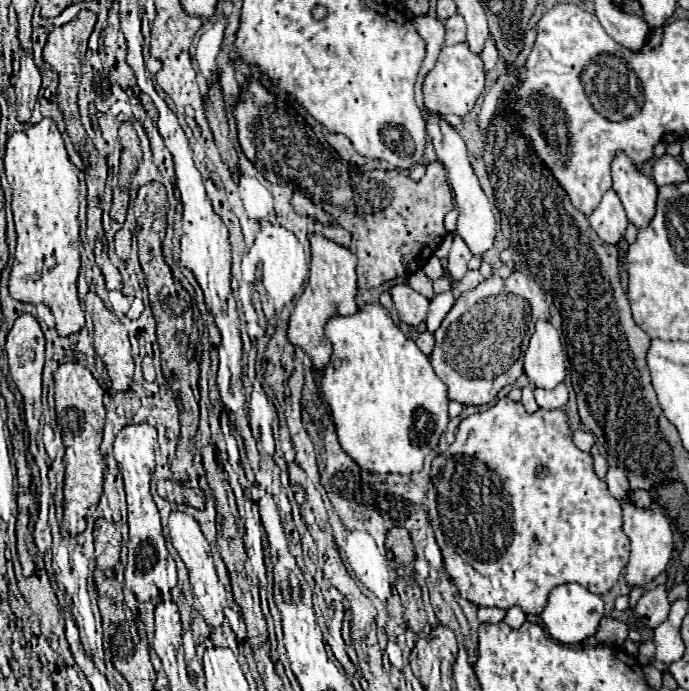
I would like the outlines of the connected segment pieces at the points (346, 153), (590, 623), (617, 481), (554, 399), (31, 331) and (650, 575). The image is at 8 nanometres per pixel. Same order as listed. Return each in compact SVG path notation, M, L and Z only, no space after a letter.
M328 134L326 140L328 140L328 144L330 144L346 162L352 162L352 164L358 164L358 166L366 162L366 160L354 150L352 142L350 142L344 134Z
M562 584L552 590L548 604L542 612L542 620L550 636L560 644L580 644L598 632L600 620L604 616L604 602L598 594L592 594L580 584Z
M610 468L608 476L606 476L606 482L608 482L608 490L614 498L626 498L630 494L628 478L620 468Z
M564 383L559 384L554 390L534 388L534 396L536 396L538 406L546 410L561 408L569 399L568 388Z
M22 314L6 340L6 352L8 352L8 366L10 366L10 376L16 384L16 388L20 390L22 398L24 398L24 418L26 418L26 426L28 430L38 430L38 422L40 422L40 390L42 390L42 366L44 366L44 334L40 330L40 324L36 322L34 316L30 314Z
M620 500L624 510L624 532L630 538L630 562L626 566L626 582L630 586L642 586L652 582L660 572L664 572L670 556L672 556L672 530L662 512L636 508L630 500Z

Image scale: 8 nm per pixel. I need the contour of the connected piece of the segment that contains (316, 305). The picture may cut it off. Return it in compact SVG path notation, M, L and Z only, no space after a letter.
M320 232L310 234L312 246L312 262L310 262L310 276L304 288L304 294L298 298L288 326L288 342L300 346L312 360L312 368L324 372L330 362L330 342L324 336L324 326L334 316L352 316L356 314L356 262L358 258L344 246L324 238Z

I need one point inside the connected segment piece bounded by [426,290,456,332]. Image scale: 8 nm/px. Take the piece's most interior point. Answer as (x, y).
(440, 305)

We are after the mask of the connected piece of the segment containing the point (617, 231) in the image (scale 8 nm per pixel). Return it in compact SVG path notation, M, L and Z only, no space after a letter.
M608 190L602 196L602 202L588 216L588 222L596 230L596 234L608 244L618 244L618 240L624 238L628 218L626 218L624 206L614 190Z

